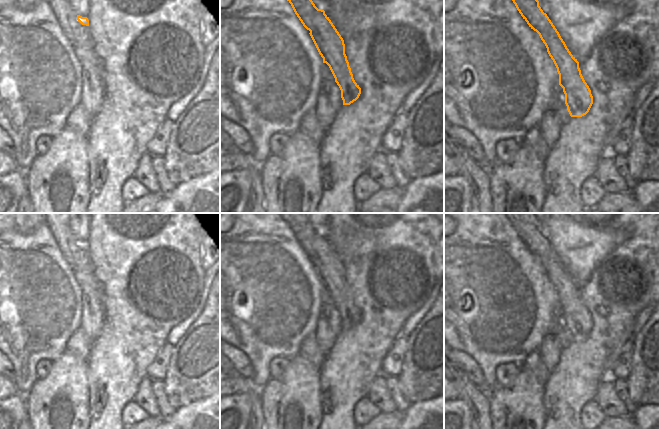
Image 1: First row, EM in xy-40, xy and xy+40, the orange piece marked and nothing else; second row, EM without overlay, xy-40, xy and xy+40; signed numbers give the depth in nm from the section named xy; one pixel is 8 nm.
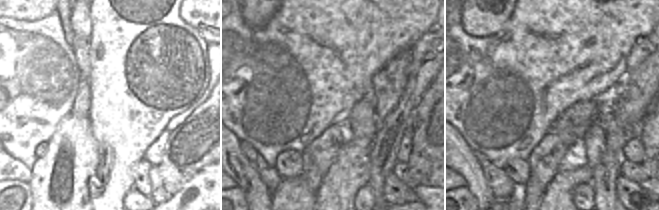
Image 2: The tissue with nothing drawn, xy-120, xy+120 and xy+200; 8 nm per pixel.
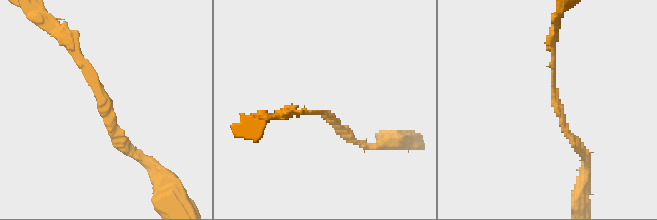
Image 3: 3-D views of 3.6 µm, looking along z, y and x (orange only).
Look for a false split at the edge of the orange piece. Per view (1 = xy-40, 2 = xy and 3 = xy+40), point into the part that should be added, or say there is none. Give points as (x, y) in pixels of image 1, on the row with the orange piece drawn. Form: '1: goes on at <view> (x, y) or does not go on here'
1: does not go on here
2: does not go on here
3: does not go on here

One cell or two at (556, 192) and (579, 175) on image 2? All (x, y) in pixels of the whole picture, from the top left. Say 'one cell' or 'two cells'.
one cell

